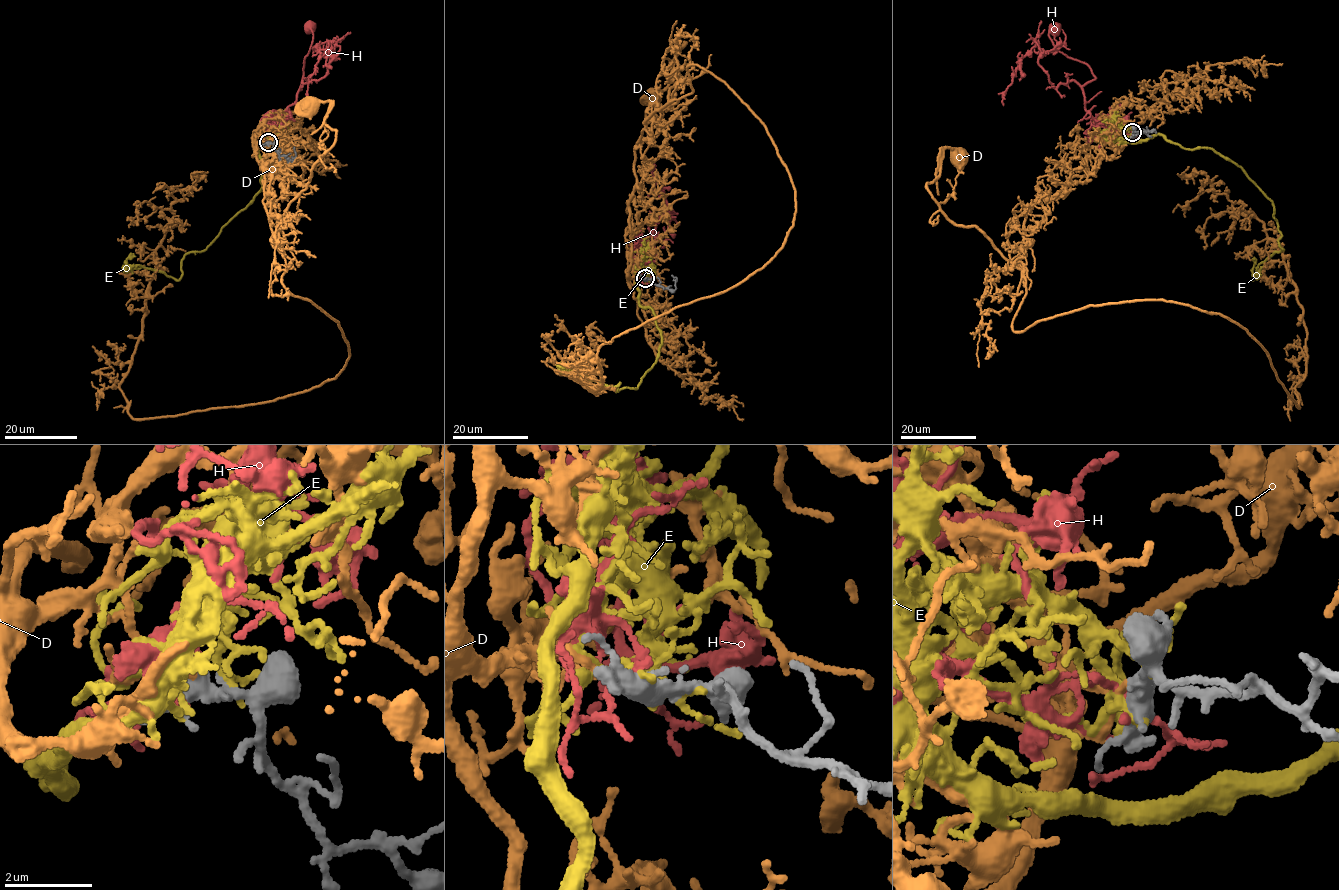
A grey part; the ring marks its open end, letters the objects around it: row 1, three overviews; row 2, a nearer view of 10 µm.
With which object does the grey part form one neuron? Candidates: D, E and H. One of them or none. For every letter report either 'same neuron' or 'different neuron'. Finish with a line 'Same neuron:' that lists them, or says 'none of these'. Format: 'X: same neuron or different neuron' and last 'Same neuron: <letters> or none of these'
D: same neuron
E: different neuron
H: different neuron
Same neuron: D

